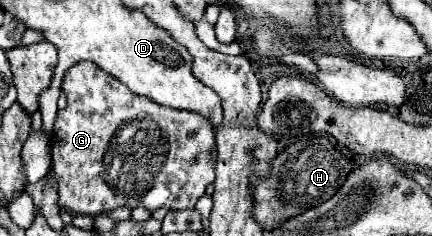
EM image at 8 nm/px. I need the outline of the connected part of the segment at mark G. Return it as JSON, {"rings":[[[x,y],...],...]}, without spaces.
{"rings":[[[80,61],[78,65],[74,65],[62,83],[62,91],[68,95],[68,105],[66,109],[58,111],[56,123],[54,123],[54,131],[52,131],[52,171],[58,179],[58,191],[60,191],[60,207],[68,209],[76,215],[90,215],[90,217],[98,217],[106,211],[118,209],[118,207],[146,207],[148,211],[166,207],[170,211],[178,211],[178,209],[194,209],[196,201],[204,195],[204,189],[214,183],[214,165],[210,161],[210,151],[214,149],[214,127],[212,123],[208,123],[204,117],[190,113],[190,111],[180,111],[180,109],[172,109],[172,107],[162,107],[146,97],[140,97],[136,93],[132,93],[126,85],[122,85],[120,81],[116,81],[112,75],[104,73],[98,65],[90,63],[90,61]]]}

